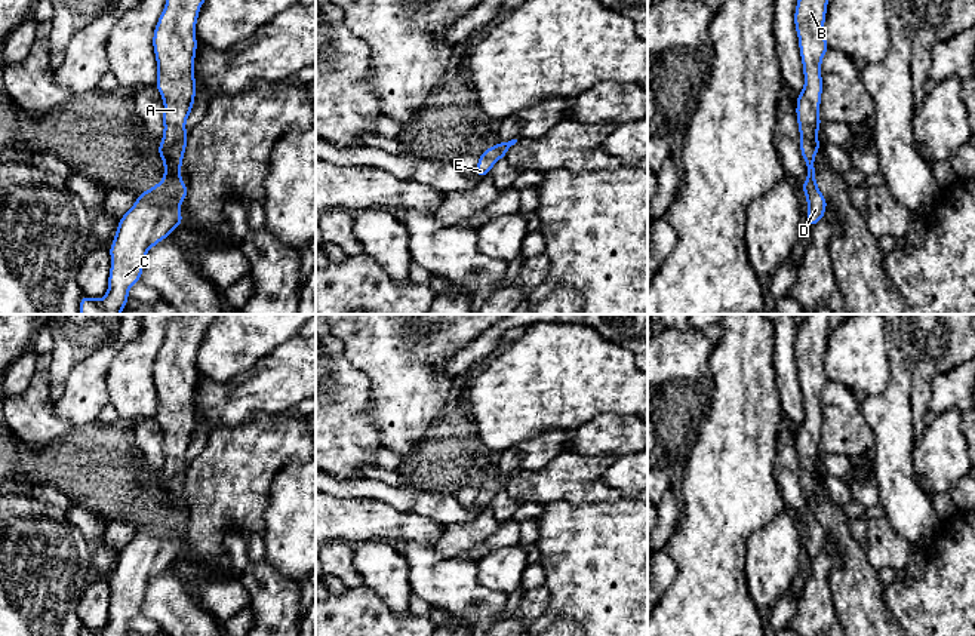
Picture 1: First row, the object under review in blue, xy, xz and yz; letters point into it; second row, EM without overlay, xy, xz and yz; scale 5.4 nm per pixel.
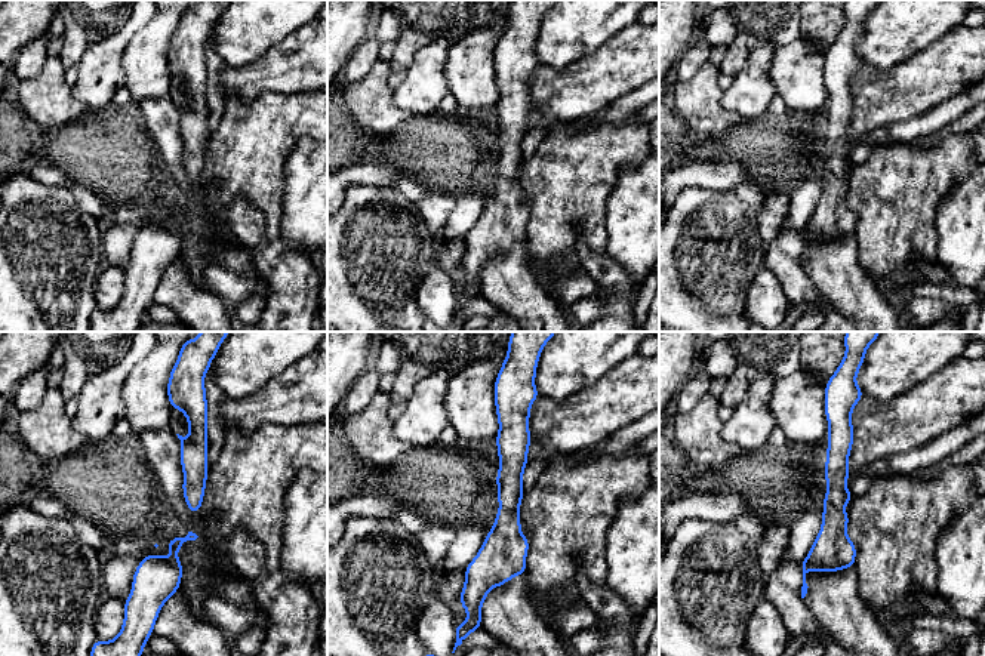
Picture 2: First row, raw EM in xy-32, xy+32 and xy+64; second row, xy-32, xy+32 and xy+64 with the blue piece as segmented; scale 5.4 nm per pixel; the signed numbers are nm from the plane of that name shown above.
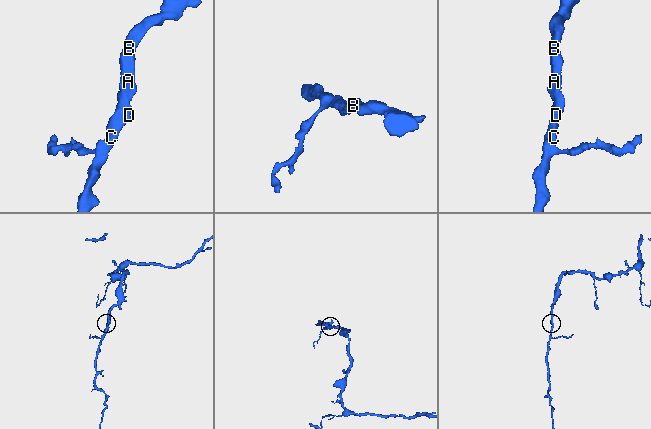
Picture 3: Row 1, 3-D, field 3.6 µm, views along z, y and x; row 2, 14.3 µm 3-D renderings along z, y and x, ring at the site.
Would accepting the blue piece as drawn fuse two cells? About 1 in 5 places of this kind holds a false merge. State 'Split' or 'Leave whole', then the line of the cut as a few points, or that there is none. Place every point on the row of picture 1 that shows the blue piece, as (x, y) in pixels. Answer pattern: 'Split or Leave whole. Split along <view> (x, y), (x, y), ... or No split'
Leave whole. No split

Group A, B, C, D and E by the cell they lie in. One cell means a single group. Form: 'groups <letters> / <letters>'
groups A B C D E

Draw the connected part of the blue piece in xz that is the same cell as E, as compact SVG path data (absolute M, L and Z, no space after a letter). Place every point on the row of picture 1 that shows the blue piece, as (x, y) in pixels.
M511 139L508 142L498 142L498 144L492 145L490 148L485 150L479 156L479 163L477 163L474 175L477 178L488 175L490 172L490 169L493 168L493 165L499 159L505 157L510 147L514 145L516 142L517 142L517 139Z

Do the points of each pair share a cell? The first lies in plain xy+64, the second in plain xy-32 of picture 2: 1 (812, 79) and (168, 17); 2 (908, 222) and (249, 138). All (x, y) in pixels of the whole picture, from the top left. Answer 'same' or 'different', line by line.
1: same
2: same

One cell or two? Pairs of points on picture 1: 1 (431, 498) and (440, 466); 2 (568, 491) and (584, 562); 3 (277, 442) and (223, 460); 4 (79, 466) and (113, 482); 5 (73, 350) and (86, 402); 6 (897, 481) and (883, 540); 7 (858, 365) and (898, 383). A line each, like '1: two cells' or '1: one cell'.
1: two cells
2: two cells
3: one cell
4: one cell
5: two cells
6: two cells
7: two cells

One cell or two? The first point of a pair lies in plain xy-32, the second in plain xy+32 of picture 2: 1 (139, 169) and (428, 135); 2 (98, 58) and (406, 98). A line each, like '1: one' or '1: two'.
1: one
2: one

